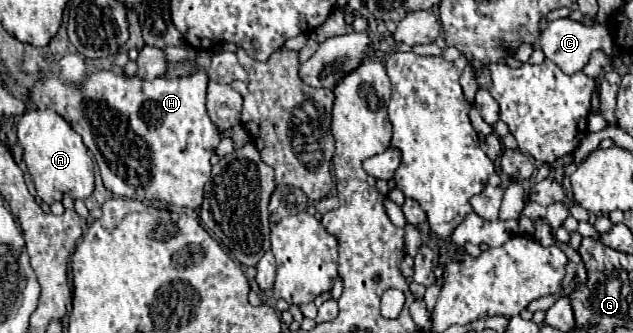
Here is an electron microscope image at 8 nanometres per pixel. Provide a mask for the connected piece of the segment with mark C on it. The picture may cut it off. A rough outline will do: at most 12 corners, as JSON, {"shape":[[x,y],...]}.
{"shape":[[547,23],[539,47],[563,73],[587,65],[607,27]]}

